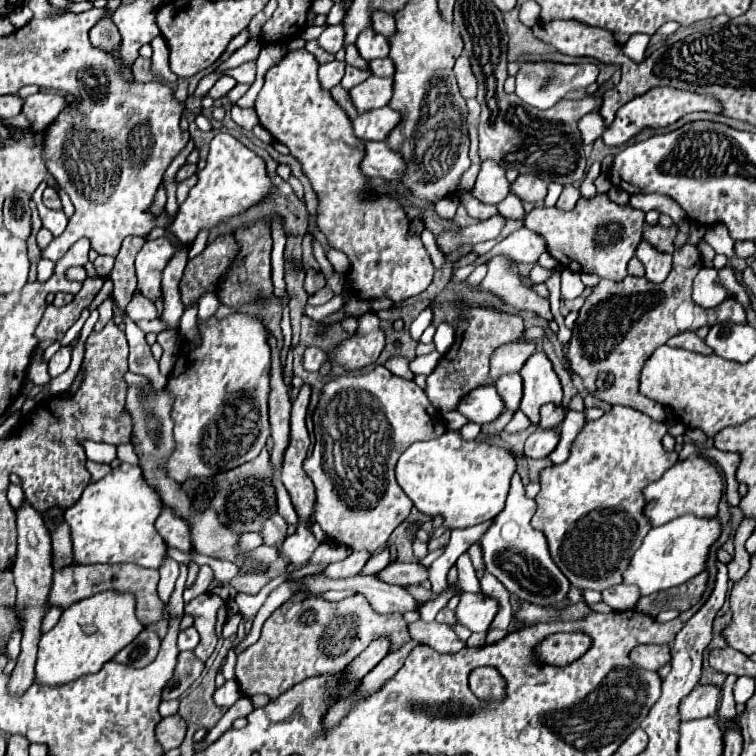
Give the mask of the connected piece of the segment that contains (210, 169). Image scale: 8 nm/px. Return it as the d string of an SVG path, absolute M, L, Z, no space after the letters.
M218 133L210 143L206 167L198 171L198 183L192 187L188 199L178 209L172 231L180 239L180 243L192 245L202 229L212 231L218 223L258 205L272 191L274 183L268 177L264 159L250 151L246 145L242 145L236 137L228 133Z

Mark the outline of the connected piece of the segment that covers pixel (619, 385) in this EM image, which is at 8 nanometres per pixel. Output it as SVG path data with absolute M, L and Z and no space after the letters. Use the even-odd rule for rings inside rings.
M686 243L674 251L670 277L666 277L662 285L654 285L652 281L646 281L646 277L626 277L620 283L602 279L592 289L592 295L584 301L572 327L572 339L568 347L570 369L582 377L582 383L592 397L608 405L632 407L646 413L654 421L664 421L664 407L648 397L642 397L638 391L642 365L652 351L664 345L670 337L686 330L696 331L704 325L712 327L724 321L740 325L748 323L746 309L734 297L728 297L714 309L702 309L692 300L692 283L700 271L700 265L702 259L698 249ZM677 322L685 323L684 327L680 328Z

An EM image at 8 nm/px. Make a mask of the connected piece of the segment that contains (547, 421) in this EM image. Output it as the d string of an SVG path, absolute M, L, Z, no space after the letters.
M542 405L542 409L540 409L540 423L538 423L538 427L542 427L542 429L554 429L556 425L560 425L562 423L562 419L564 419L564 411L562 411L562 407L556 407L556 405Z

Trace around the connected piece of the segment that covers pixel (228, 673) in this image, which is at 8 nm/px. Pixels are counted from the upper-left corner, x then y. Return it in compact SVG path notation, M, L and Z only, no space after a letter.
M239 644L230 649L230 651L227 654L228 659L226 660L226 663L223 667L223 676L226 680L233 679L235 677L235 664L236 664L236 653Z

